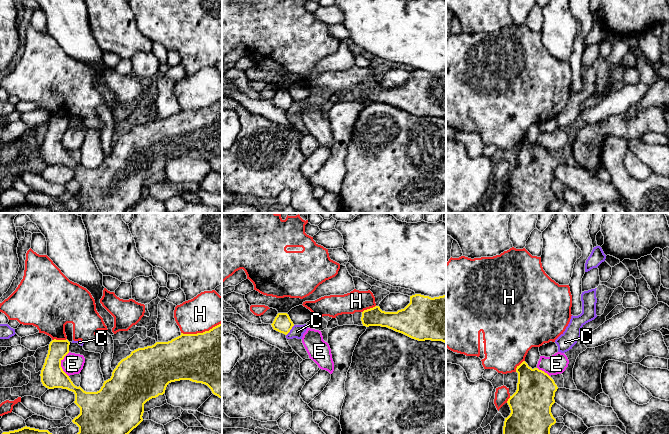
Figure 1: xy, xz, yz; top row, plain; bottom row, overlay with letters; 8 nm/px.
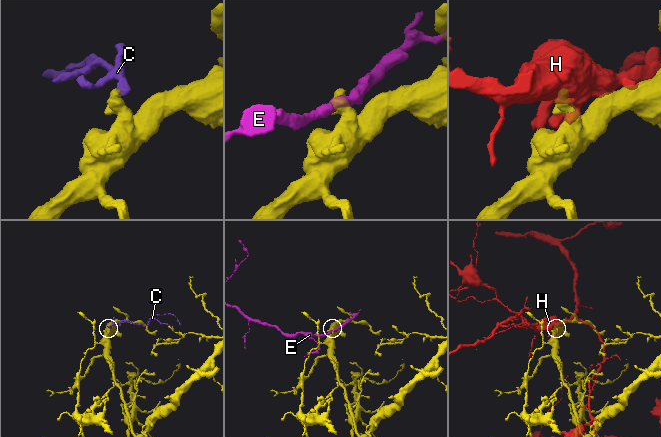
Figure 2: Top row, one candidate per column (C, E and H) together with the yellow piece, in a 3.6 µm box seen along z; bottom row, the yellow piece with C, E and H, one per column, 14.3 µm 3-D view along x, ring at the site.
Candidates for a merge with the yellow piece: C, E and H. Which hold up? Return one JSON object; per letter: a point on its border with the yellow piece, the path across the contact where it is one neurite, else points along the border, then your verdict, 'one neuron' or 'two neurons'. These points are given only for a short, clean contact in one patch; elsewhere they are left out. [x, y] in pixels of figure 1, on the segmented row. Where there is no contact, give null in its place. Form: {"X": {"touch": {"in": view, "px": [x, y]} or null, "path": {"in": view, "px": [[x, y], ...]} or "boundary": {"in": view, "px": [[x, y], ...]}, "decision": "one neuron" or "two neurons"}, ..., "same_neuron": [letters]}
{"C": {"touch": {"in": "xz", "px": [290, 329]}, "boundary": {"in": "xz", "px": [[294, 325], [286, 335]]}, "decision": "two neurons"}, "E": {"touch": {"in": "xy", "px": [60, 364]}, "decision": "two neurons"}, "H": {"touch": {"in": "xy", "px": [201, 333]}, "decision": "two neurons"}, "same_neuron": []}

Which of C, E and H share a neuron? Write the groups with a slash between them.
C / E / H

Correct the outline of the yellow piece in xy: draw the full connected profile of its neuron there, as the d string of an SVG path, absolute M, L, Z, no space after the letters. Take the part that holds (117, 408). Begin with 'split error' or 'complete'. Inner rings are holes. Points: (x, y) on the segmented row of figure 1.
complete | M222 323L209 331L197 334L183 334L168 342L156 342L152 346L138 348L129 356L122 359L112 372L110 379L104 381L97 392L86 392L80 386L73 384L69 376L63 371L61 361L69 353L70 342L66 340L52 340L45 363L41 370L41 382L48 389L62 388L75 394L74 403L80 408L80 414L72 422L79 427L77 434L129 434L143 421L144 404L152 398L165 393L169 383L190 380L207 385L212 393L222 399Z

